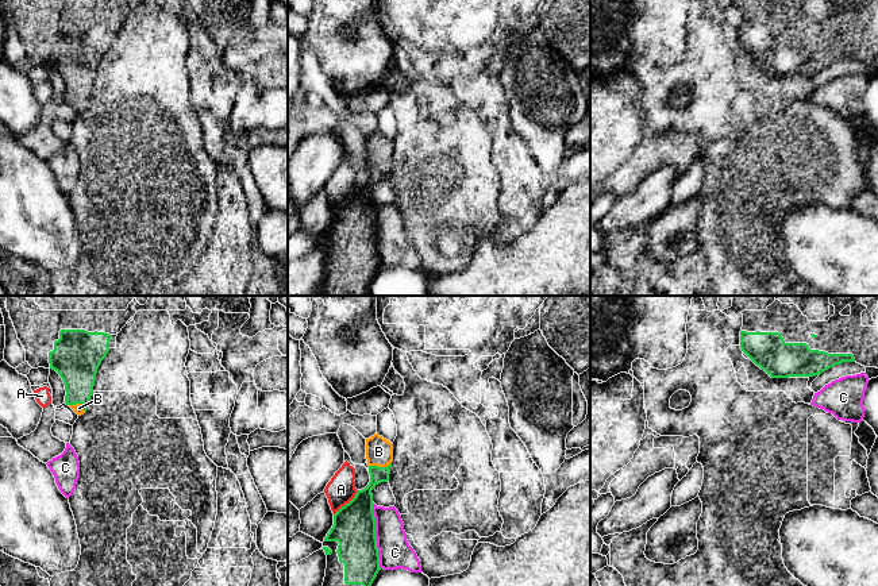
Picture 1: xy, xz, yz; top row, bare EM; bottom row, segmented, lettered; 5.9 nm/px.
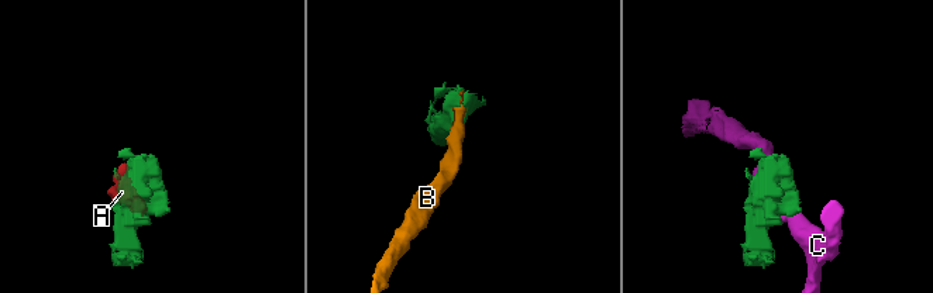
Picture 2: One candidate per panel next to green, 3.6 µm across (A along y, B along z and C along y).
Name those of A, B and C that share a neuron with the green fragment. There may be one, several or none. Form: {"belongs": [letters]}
{"belongs": ["B"]}

